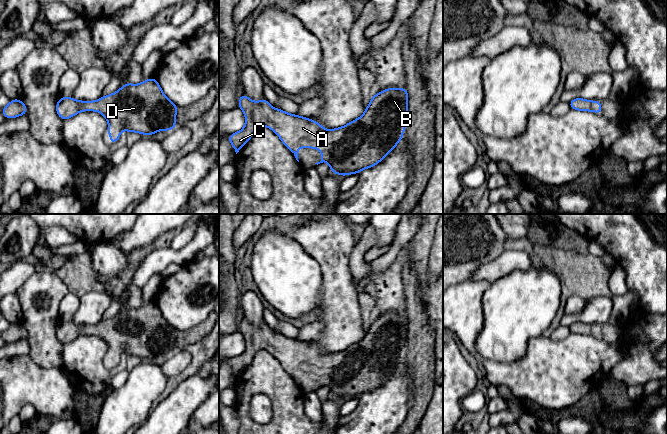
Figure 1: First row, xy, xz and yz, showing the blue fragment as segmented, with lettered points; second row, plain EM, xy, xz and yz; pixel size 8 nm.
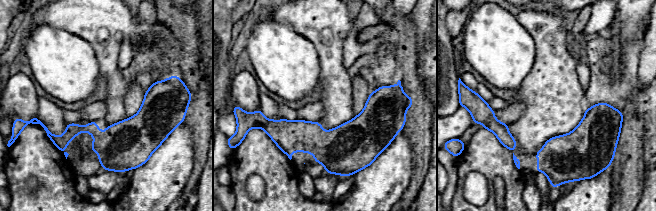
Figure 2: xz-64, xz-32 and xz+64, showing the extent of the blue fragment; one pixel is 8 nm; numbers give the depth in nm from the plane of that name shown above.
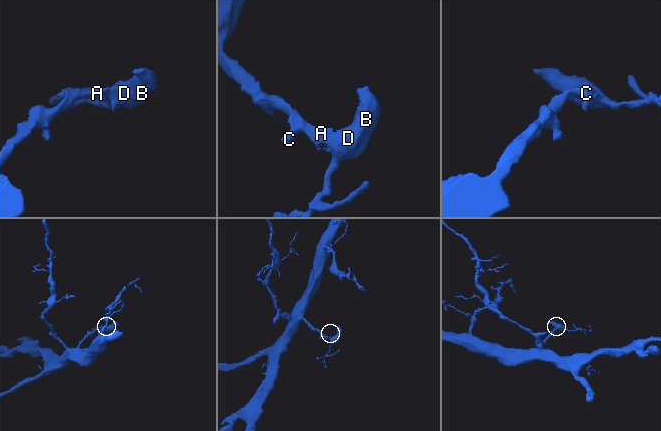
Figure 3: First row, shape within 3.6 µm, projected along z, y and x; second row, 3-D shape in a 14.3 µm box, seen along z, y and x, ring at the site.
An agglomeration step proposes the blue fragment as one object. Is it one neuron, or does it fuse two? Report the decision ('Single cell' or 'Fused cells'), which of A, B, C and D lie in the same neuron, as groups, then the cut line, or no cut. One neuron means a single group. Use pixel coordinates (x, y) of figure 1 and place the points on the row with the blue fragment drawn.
Single cell. Groups: A B C D. No split

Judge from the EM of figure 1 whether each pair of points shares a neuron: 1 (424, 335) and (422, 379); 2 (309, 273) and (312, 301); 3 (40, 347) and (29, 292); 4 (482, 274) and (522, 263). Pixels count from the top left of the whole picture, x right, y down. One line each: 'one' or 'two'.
1: one
2: one
3: one
4: one

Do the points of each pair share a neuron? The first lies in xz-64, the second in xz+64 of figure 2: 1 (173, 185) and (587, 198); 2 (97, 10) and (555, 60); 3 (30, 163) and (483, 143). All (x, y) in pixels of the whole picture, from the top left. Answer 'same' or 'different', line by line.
1: same
2: same
3: same

